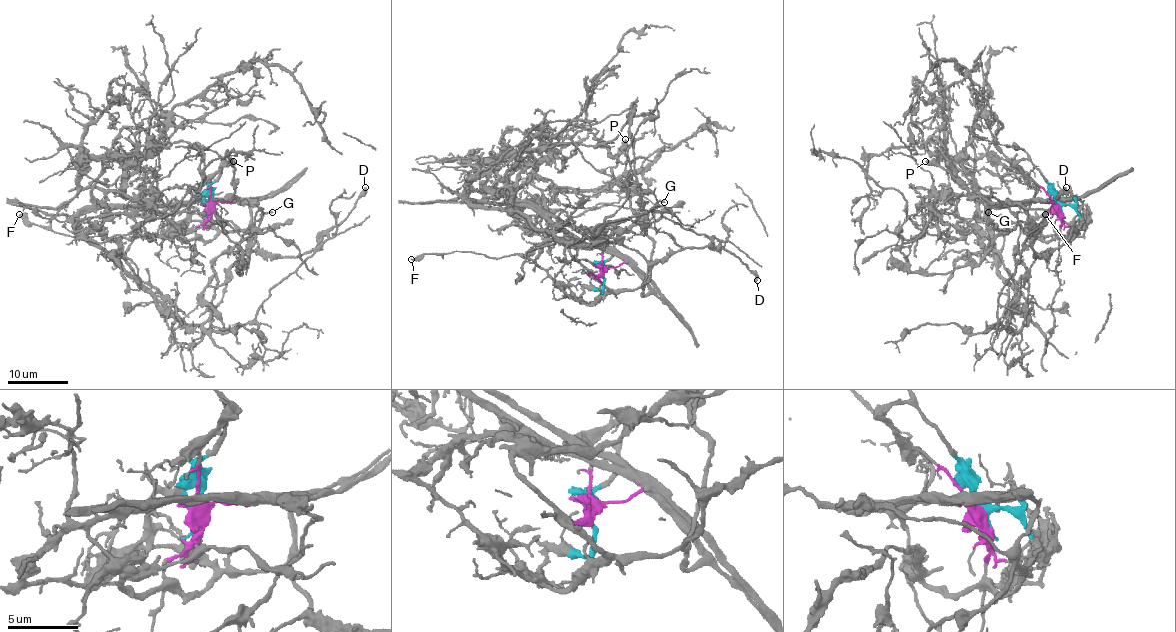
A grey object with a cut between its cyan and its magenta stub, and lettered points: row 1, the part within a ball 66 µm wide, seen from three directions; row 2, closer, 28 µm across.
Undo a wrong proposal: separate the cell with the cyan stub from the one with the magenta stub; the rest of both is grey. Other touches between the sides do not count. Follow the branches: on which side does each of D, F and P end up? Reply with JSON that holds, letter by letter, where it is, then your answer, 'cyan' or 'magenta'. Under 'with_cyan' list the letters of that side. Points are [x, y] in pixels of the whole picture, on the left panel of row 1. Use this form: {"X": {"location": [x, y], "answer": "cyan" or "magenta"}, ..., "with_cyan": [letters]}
{"D": {"location": [365, 187], "answer": "cyan"}, "F": {"location": [19, 214], "answer": "magenta"}, "P": {"location": [233, 161], "answer": "cyan"}, "with_cyan": ["D", "P"]}

